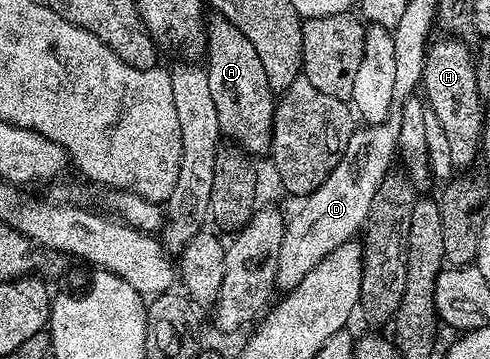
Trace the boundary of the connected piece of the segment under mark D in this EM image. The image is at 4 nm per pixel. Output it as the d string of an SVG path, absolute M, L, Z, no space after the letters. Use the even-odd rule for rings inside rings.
M395 112L388 114L384 122L364 125L356 129L353 136L349 136L349 144L345 144L345 152L337 168L329 172L326 180L313 193L300 201L303 203L296 208L295 215L286 219L287 227L281 240L281 252L277 256L275 277L275 285L280 291L297 288L297 284L301 284L301 280L305 280L305 276L309 276L309 272L313 272L313 268L317 268L317 264L321 264L321 260L325 260L325 256L333 252L333 248L341 248L341 244L352 241L366 227L369 204L373 204L373 195L377 193L377 188L381 188L381 180L385 180L385 176L392 169L391 161L396 161L398 144L399 116Z

